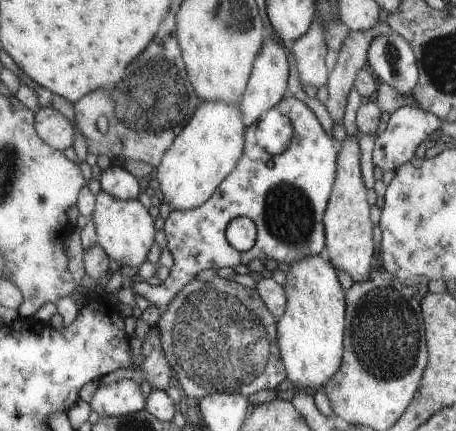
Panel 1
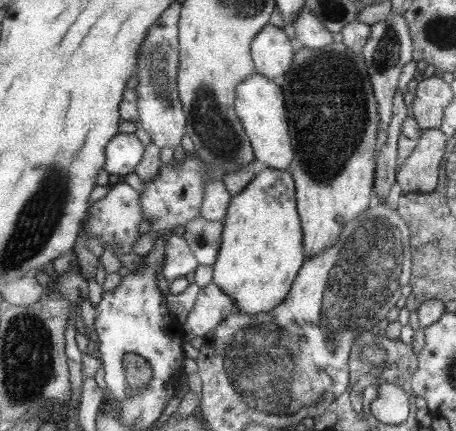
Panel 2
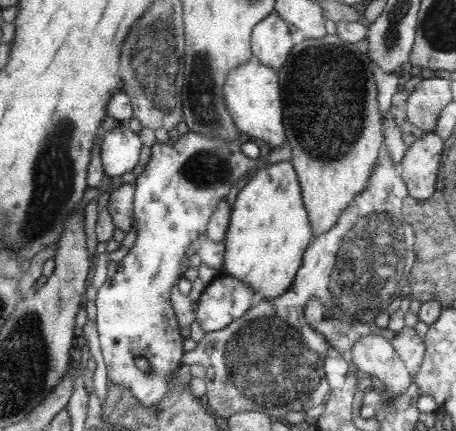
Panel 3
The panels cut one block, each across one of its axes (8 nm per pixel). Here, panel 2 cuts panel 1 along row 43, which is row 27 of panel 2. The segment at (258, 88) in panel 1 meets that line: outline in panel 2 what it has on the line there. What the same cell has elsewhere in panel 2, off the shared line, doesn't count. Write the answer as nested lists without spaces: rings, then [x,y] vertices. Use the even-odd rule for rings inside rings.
[[[266,26],[252,44],[254,66],[258,74],[278,80],[293,64],[297,46],[288,30]]]

